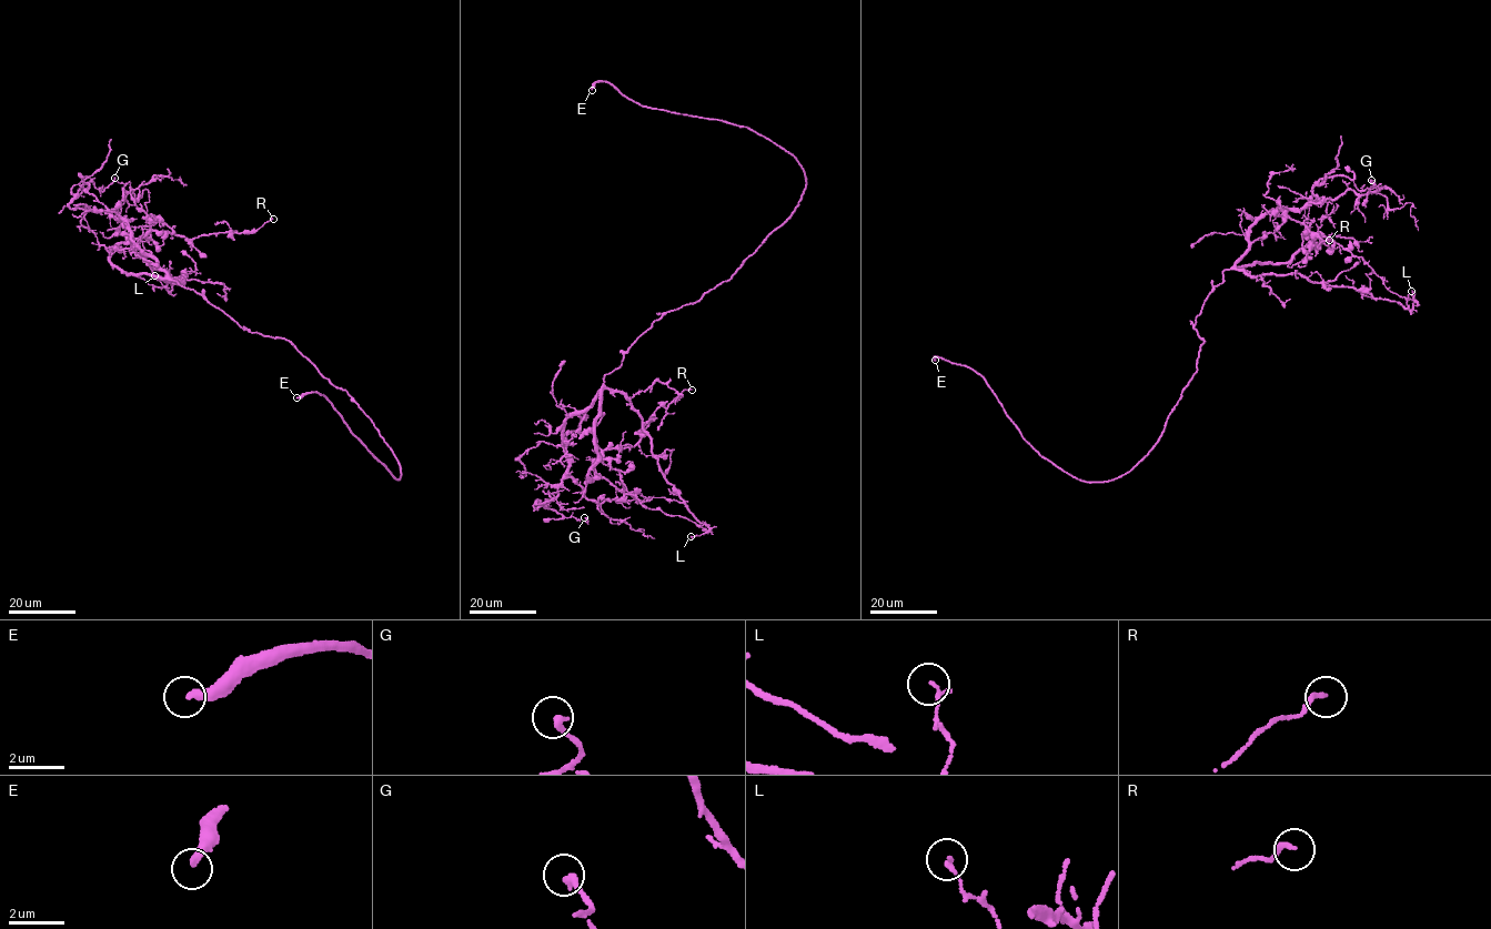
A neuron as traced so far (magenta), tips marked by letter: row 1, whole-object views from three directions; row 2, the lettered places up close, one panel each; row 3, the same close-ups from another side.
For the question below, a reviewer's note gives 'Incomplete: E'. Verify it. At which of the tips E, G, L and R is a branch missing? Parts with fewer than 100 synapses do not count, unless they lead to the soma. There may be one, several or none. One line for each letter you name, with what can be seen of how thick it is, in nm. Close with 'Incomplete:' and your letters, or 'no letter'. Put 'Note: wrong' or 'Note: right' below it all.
E: 320 nm thick
Incomplete: E
Note: right

